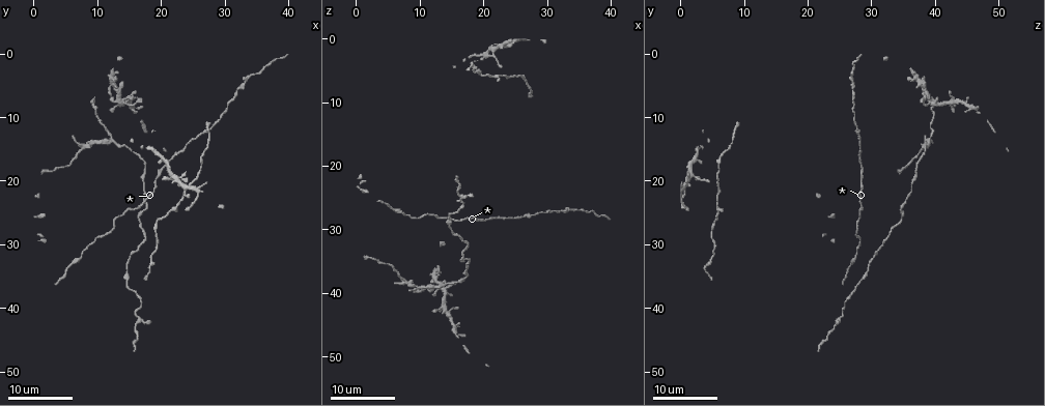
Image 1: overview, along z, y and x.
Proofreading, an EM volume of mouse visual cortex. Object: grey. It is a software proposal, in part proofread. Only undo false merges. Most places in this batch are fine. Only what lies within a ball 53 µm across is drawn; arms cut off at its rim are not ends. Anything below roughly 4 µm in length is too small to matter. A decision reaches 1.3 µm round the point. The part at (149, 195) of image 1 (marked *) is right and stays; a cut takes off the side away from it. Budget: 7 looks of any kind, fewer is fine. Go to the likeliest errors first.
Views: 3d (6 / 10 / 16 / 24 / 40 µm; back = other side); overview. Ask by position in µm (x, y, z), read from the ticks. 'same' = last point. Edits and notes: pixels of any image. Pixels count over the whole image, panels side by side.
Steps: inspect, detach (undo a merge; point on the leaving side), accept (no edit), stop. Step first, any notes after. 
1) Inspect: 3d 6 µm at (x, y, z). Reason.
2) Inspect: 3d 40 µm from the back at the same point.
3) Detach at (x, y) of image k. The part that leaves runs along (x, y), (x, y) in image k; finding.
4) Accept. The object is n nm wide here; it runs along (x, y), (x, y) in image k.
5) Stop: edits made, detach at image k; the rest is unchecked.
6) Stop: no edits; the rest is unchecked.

Inspect: 3d 16 µm at (12.0, 13.5, 39.0). Three-way junction.

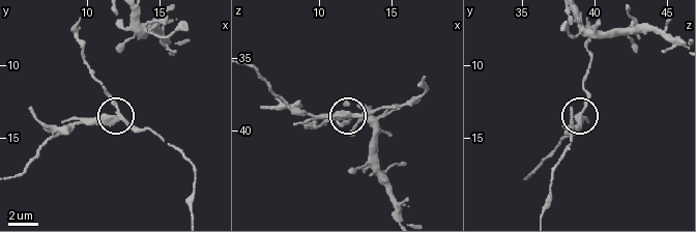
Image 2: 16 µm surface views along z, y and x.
Inspect: 3d 6 µm at (12.2, 13.4, 39.0). Closer look.

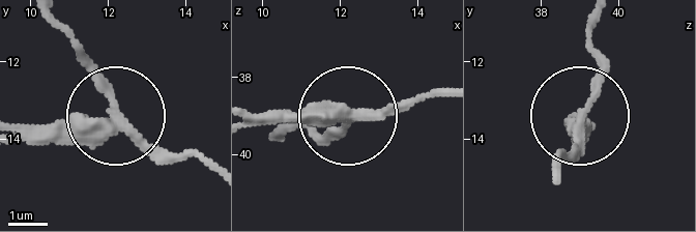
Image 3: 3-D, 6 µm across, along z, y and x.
Detach at (62, 124) of image 3. The object is 320 nm wide here; the part that leaves runs along (116, 132), (20, 142) in image 3; a second neuron is stuck on.

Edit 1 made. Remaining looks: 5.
Inspect: overview. Redraw.

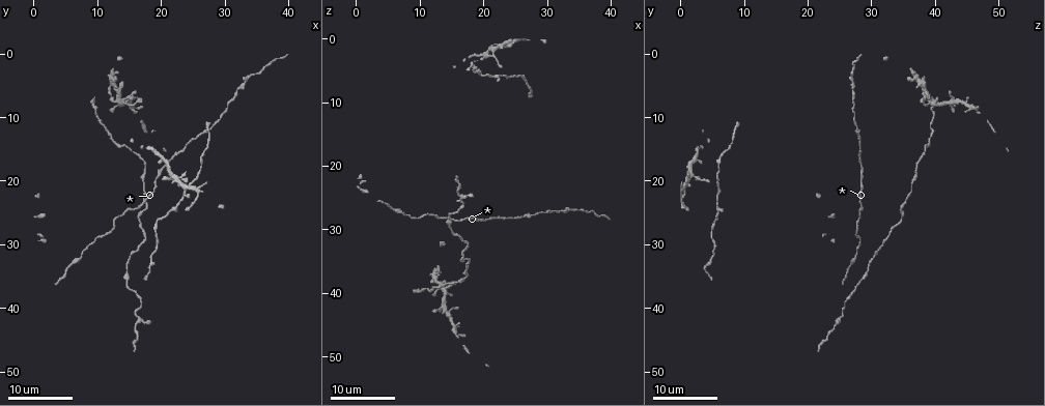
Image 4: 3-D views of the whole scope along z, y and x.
Inspect: 3d 16 µm at (17.5, 24.0, 34.5). Sudden change in width.

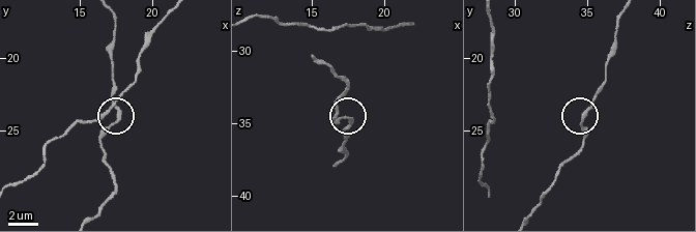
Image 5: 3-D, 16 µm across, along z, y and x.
Inspect: 3d 6 µm at (17.8, 24.0, 34.8). Closer look.

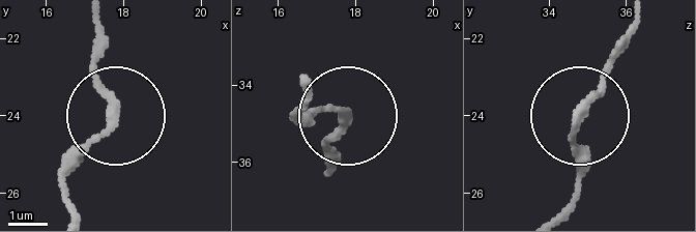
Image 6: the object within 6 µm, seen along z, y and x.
Accept. The object is 210 nm wide here; continuous, no second neuron.

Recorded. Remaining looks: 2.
Inspect: 3d 24 µm at (15.5, 41.0, 25.5). Thick turns thin.

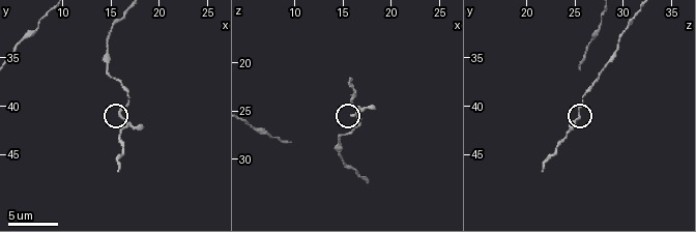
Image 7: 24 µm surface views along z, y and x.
Inspect: 3d 6 µm at (16.2, 40.8, 25.6).

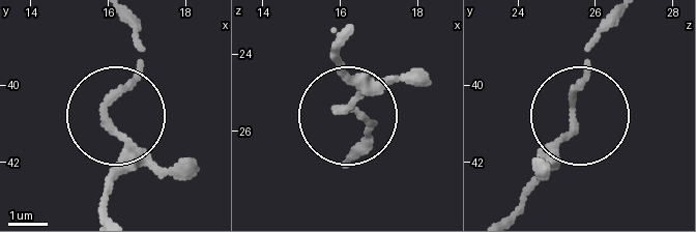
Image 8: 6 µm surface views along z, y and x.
Accept. One neuron here.

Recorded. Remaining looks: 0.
Stop: edits made, detach at image 3; the rest is unchecked.

